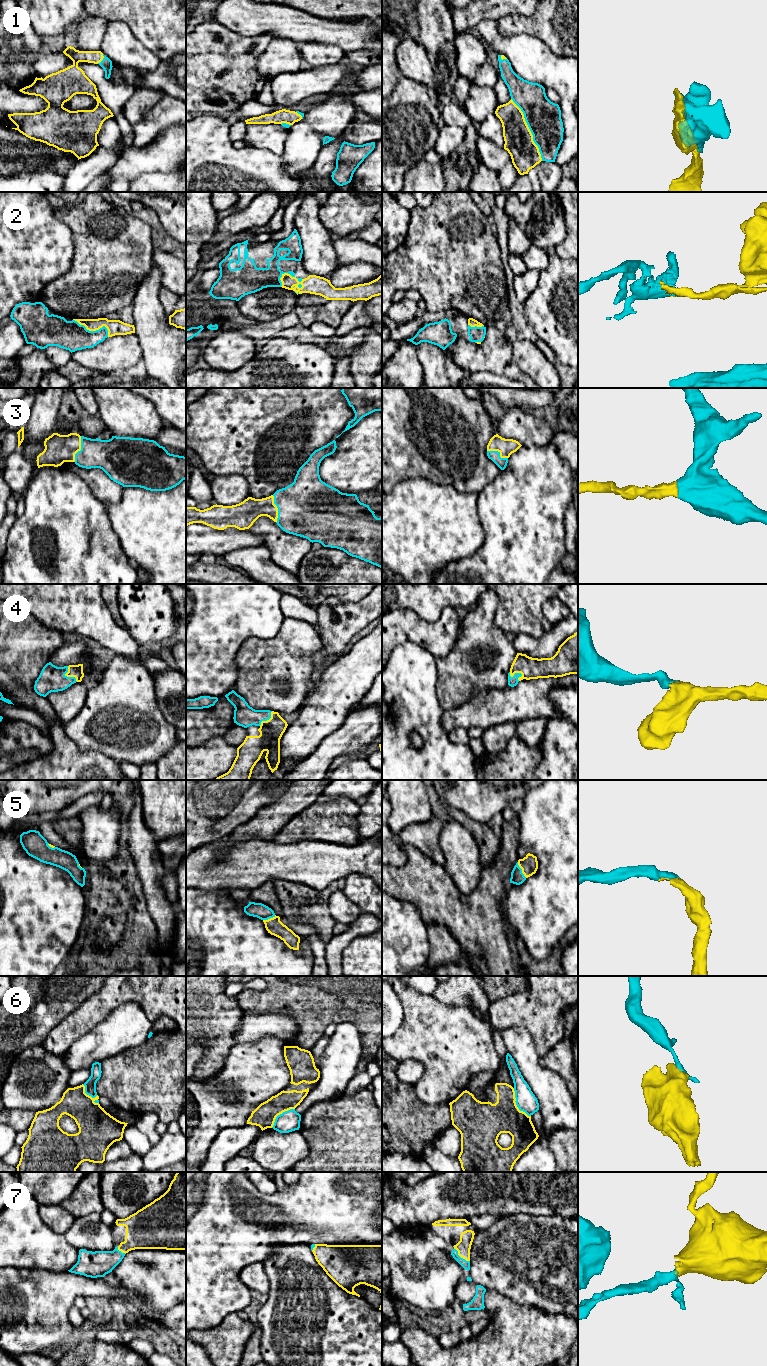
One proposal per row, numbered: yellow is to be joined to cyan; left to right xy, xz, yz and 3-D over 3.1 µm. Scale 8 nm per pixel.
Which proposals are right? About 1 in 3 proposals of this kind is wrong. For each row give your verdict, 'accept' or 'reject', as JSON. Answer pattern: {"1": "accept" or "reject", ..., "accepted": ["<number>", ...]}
{"1": "accept", "2": "accept", "3": "accept", "4": "accept", "5": "accept", "6": "reject", "7": "accept", "accepted": ["1", "2", "3", "4", "5", "7"]}

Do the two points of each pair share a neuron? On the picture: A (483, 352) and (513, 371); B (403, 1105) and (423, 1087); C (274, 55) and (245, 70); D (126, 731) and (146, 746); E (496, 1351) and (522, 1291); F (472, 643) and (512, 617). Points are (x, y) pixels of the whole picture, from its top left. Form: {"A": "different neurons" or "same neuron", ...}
{"A": "same neuron", "B": "different neurons", "C": "different neurons", "D": "same neuron", "E": "different neurons", "F": "different neurons"}

